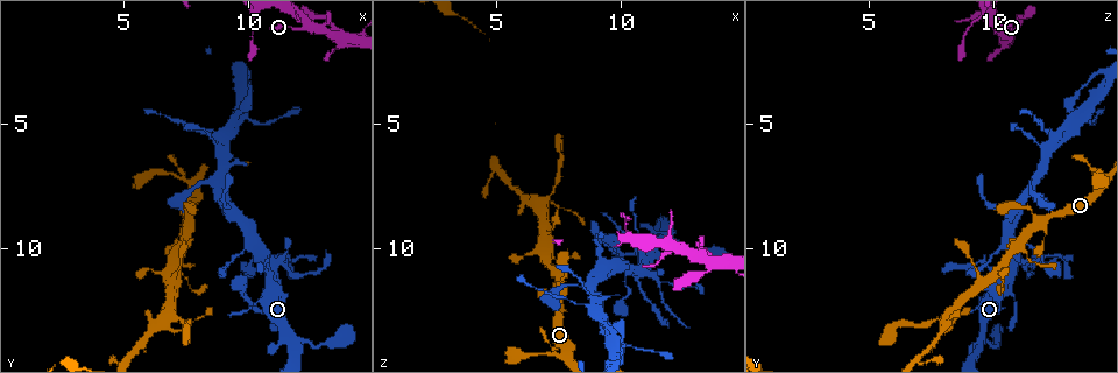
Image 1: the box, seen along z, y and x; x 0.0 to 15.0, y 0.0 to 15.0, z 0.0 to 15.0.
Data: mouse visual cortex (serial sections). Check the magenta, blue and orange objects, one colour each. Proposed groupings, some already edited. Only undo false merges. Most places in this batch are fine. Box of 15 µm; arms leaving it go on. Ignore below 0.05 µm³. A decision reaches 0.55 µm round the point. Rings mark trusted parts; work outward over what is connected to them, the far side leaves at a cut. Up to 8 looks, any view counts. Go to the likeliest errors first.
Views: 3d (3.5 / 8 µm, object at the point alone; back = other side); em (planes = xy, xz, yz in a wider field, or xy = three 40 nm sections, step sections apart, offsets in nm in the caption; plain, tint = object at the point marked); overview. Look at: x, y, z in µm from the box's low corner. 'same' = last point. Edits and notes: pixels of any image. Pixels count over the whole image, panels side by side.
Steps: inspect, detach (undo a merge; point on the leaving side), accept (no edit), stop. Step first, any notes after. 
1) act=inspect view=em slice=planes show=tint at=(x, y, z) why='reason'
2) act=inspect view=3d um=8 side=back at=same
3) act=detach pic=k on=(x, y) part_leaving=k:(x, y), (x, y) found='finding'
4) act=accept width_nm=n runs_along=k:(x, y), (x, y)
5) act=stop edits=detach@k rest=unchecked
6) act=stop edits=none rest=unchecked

act=inspect view=em slice=xy step=3 show=tint at=(10.7, 10.5, 10.8) why='abrupt turn'

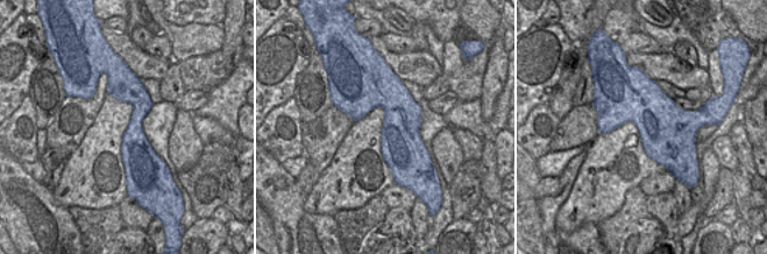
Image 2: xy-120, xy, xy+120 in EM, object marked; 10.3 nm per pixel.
act=inspect view=3d um=3.5 at=same why='see where the arms go'

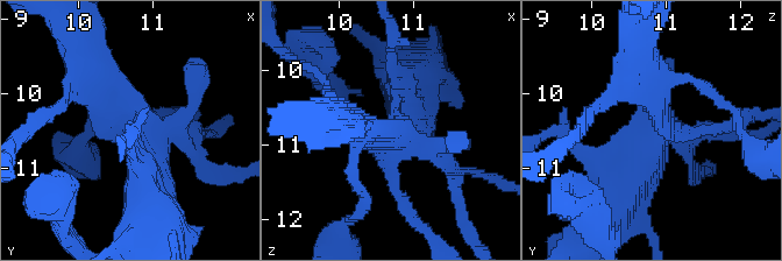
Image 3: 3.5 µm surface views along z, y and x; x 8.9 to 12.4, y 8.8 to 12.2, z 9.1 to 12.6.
act=accept runs_along=2:(118, 77), (137, 97), (132, 175) found='continuous, no second cell'

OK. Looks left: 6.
act=inspect view=3d um=3.5 at=(6.9, 11.4, 9.6) why='three arms meet'

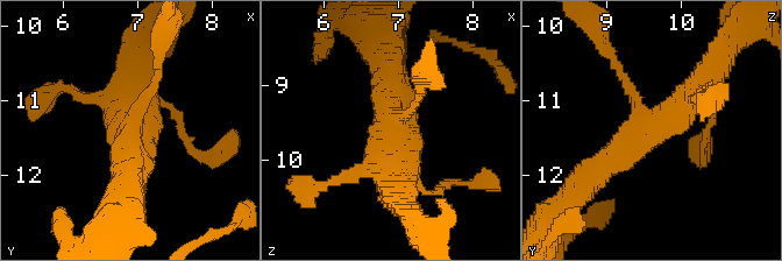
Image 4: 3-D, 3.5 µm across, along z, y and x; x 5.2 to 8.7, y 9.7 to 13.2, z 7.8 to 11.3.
act=inspect view=em slice=xy step=1 show=tint at=(6.85, 11.40, 9.55) arms=3 arm_widths_nm=150,400,500

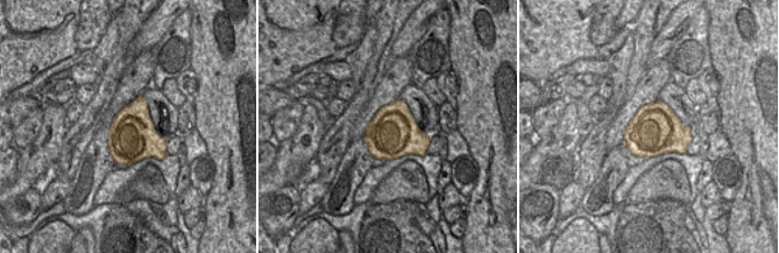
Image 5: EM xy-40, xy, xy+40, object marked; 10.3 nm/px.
act=accept runs_along=4:(706, 79), (680, 108), (587, 181) found='continuous, no second cell'

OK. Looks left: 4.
act=inspect view=3d um=3.5 at=(7.1, 12.8, 7.9) why='sharp bend'

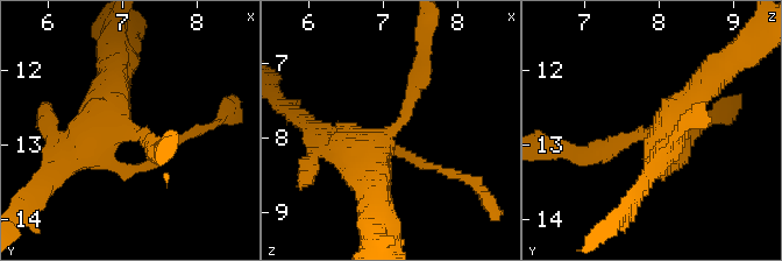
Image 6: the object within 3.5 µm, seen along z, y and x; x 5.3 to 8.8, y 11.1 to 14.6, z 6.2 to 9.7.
act=inspect view=em slice=xy step=2 show=plain at=(7.00, 12.75, 8.00)

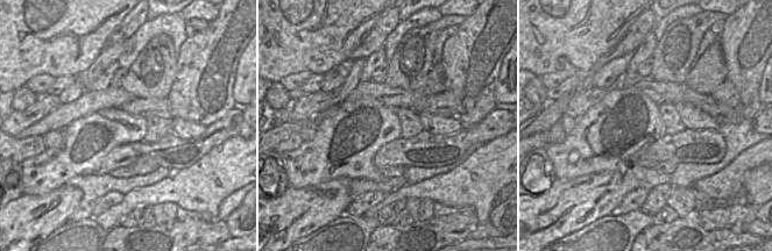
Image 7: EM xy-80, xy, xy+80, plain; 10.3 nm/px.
act=inspect view=em slice=xy step=2 show=tint at=same why='with the object marked'

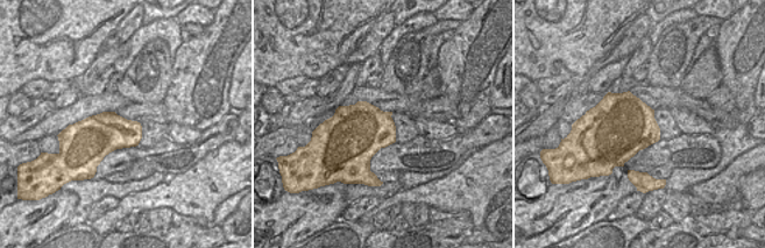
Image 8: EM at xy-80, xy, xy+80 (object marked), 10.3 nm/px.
act=accept width_nm=550 runs_along=6:(726, 65), (672, 122), (648, 176) found='one cell here'

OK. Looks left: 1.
act=stop edits=none rest=unchecked

